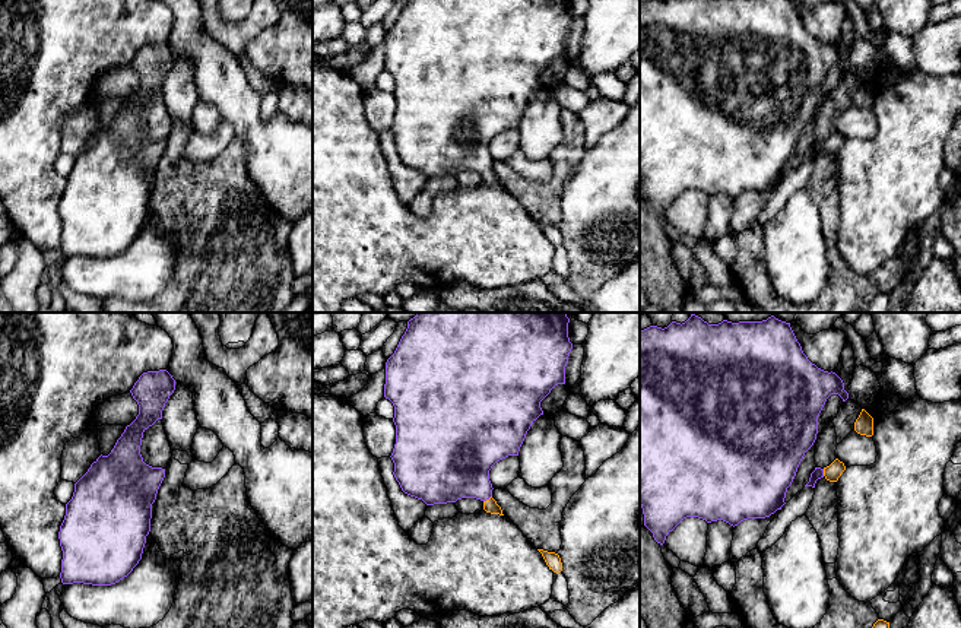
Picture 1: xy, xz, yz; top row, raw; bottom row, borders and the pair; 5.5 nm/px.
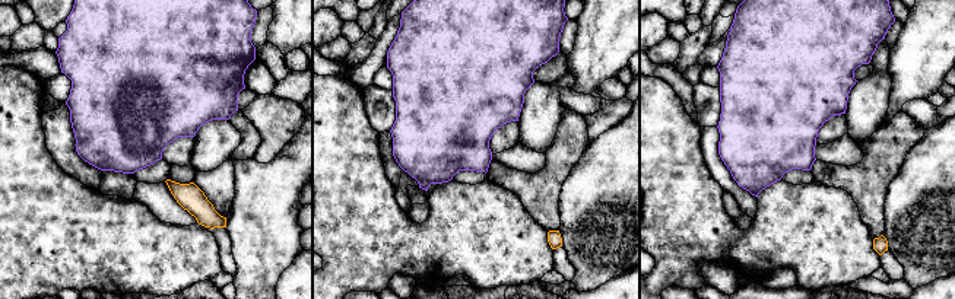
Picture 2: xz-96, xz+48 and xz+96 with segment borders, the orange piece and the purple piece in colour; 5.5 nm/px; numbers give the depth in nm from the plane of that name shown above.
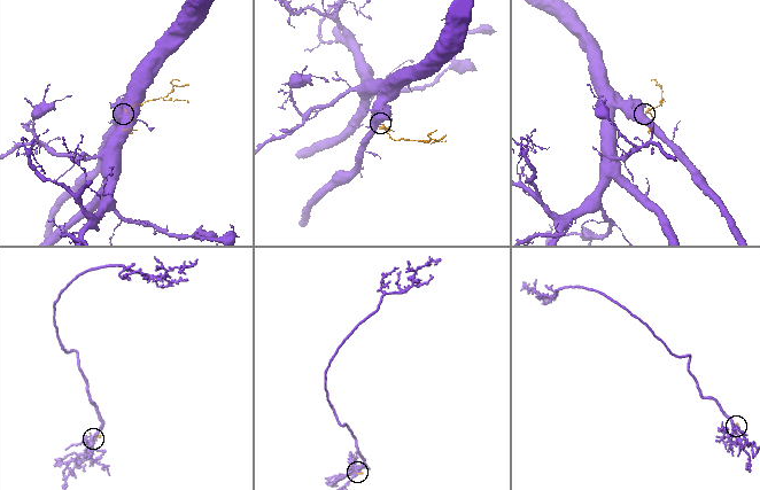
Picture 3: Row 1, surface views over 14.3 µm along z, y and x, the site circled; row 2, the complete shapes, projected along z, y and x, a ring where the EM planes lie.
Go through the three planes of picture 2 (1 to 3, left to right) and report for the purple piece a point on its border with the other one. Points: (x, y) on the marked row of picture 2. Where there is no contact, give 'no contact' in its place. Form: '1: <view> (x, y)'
1: no contact
2: no contact
3: no contact

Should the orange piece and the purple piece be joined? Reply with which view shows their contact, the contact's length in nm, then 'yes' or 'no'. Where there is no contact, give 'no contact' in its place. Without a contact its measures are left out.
xz | 60 nm | yes

